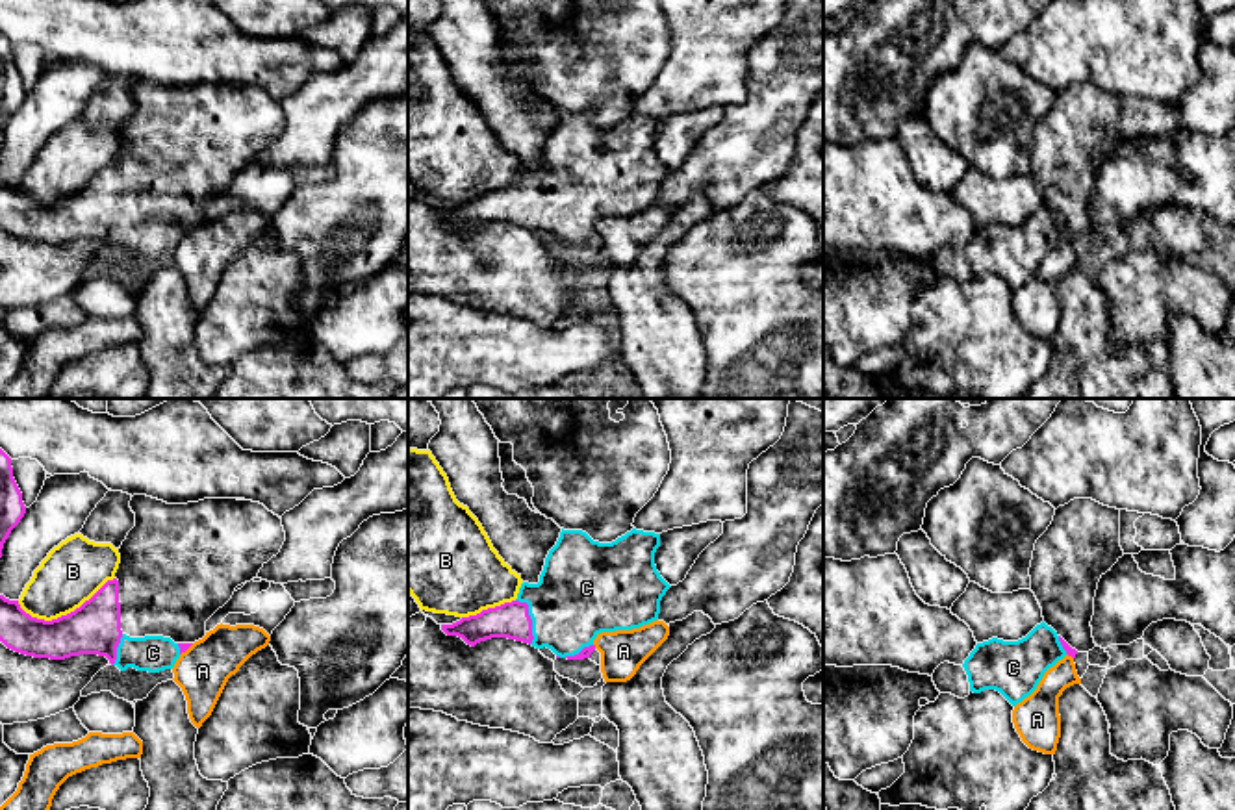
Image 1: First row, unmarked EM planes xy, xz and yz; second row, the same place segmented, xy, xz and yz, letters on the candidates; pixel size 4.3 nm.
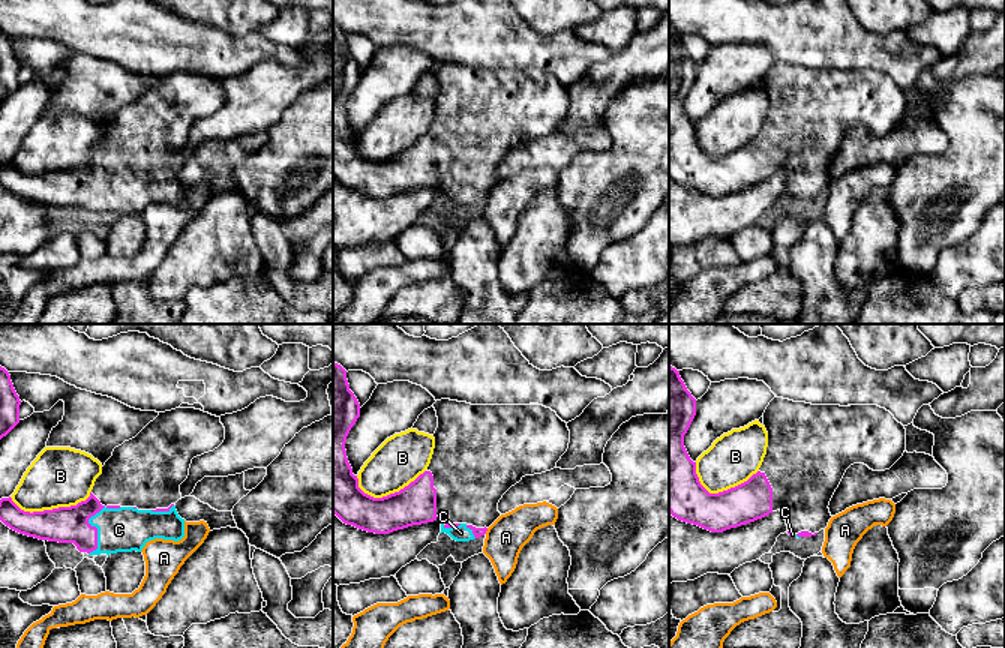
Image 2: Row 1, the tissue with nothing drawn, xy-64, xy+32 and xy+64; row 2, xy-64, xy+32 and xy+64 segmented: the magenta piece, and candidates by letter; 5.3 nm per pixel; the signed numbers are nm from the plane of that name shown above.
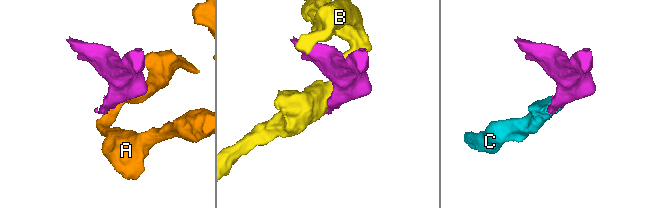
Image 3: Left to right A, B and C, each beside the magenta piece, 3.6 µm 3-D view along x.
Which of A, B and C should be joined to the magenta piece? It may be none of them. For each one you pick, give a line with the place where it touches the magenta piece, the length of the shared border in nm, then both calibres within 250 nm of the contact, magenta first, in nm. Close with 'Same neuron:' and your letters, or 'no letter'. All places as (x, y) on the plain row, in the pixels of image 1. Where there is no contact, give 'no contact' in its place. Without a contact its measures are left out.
C: meets magenta in xz at (531, 204); contact 220 nm long; 160 nm thick on the magenta side, 380 nm on the other
Same neuron: C

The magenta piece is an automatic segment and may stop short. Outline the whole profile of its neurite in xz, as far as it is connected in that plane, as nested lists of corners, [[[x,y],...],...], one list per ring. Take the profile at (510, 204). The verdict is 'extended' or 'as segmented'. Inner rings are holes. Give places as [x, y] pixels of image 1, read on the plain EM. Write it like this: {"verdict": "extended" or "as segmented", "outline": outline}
{"verdict": "extended", "outline": [[[562,113],[538,169],[523,167],[516,185],[441,209],[441,215],[471,232],[491,222],[508,222],[536,234],[547,232],[556,243],[590,243],[601,217],[632,215],[658,204],[660,185],[671,172],[655,150],[658,132],[660,119],[636,113],[612,128],[593,126],[582,115]]]}

